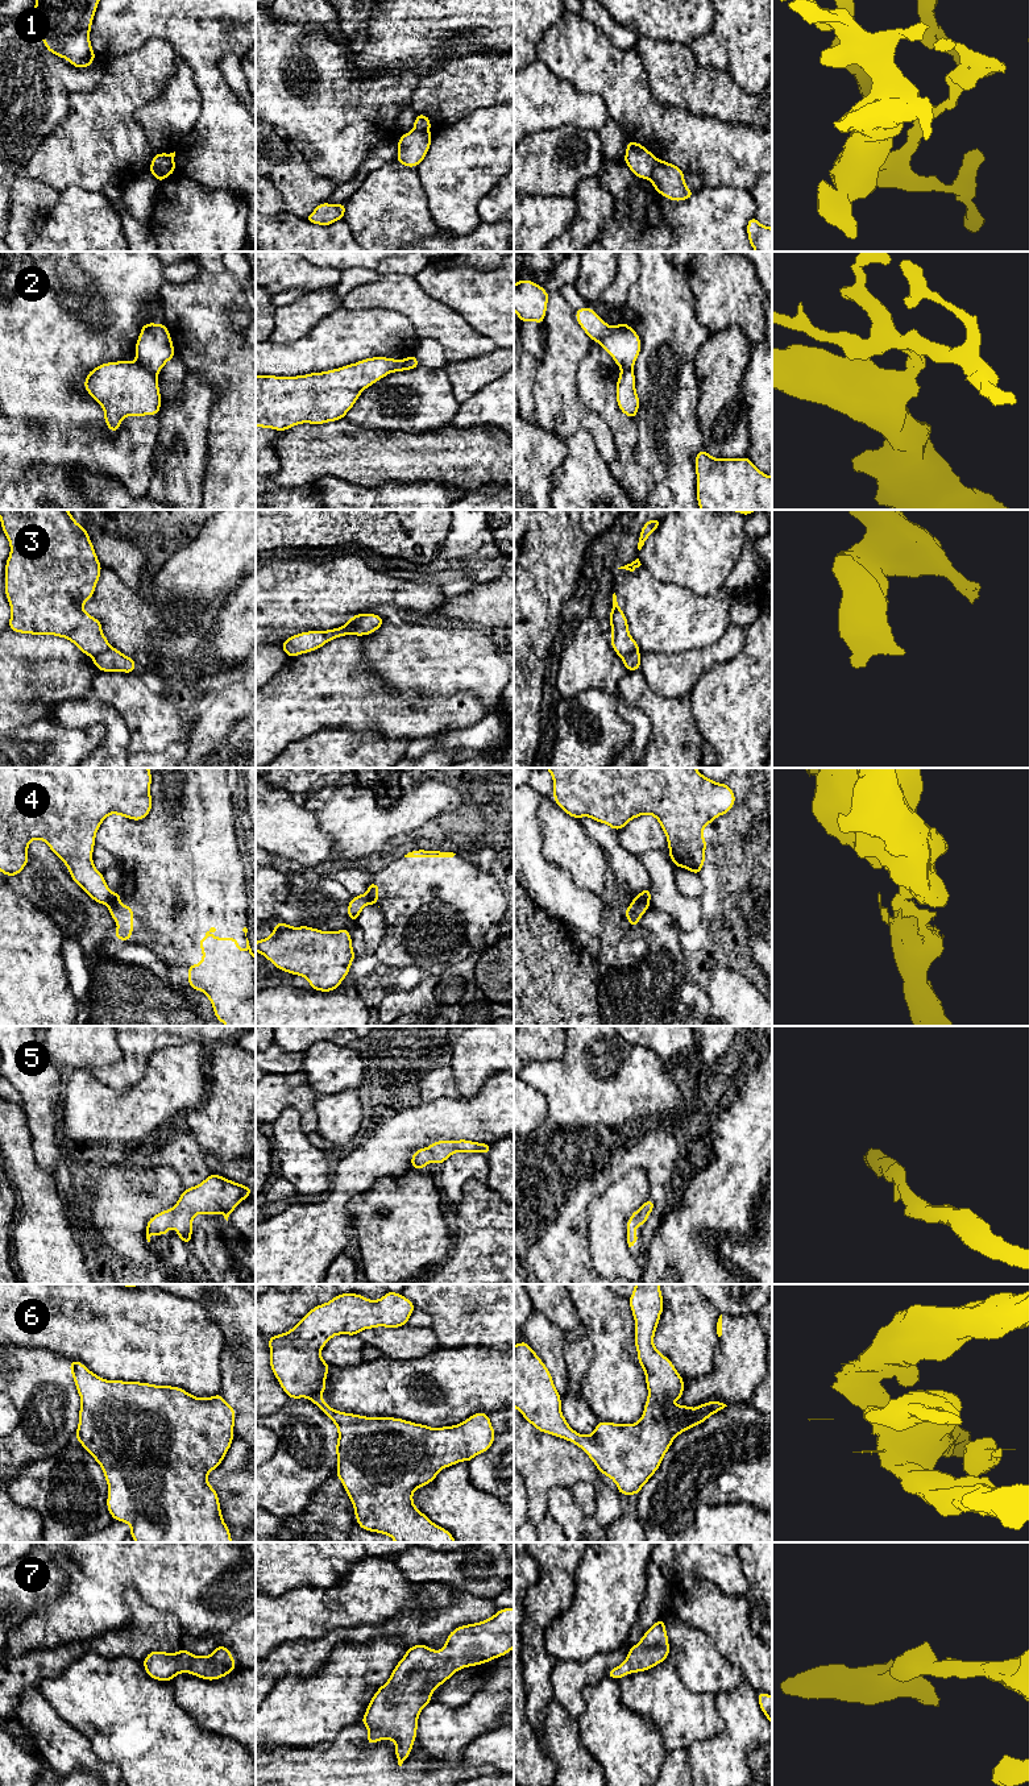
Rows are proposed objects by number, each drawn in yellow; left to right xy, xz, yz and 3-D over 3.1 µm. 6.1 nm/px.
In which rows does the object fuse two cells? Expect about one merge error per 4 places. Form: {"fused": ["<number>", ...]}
{"fused": ["1", "2", "3", "4", "6"]}

